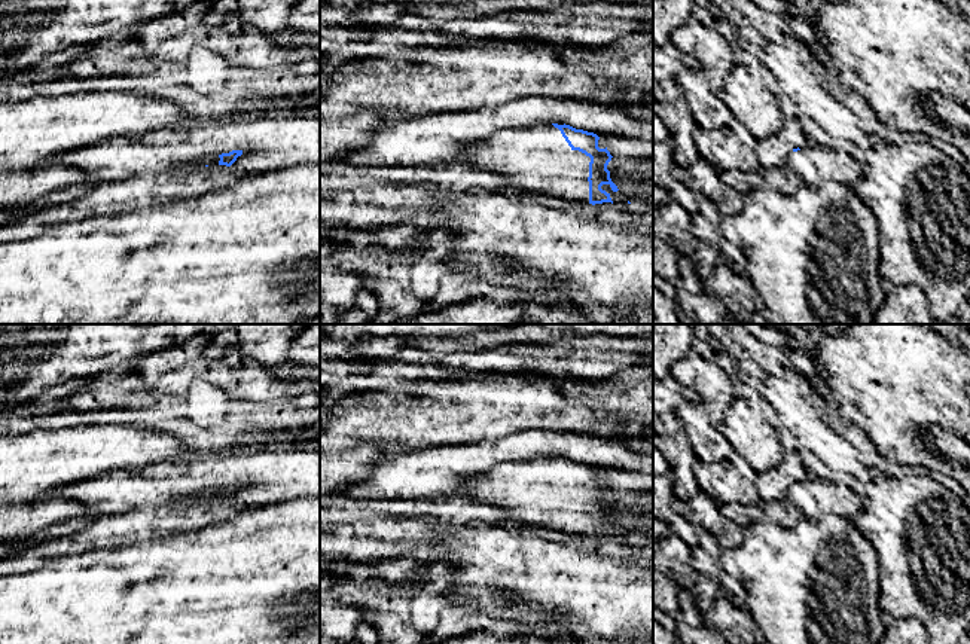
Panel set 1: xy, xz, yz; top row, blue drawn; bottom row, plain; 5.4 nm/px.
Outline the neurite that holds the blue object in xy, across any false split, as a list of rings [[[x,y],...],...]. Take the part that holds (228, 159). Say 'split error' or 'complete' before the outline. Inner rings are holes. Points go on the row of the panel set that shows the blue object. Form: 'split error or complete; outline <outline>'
split error; outline [[[232,150],[229,153],[222,153],[219,156],[208,158],[205,161],[204,167],[205,165],[210,167],[210,165],[216,165],[216,164],[231,167],[237,161],[237,158],[241,155],[242,155],[242,150]]]

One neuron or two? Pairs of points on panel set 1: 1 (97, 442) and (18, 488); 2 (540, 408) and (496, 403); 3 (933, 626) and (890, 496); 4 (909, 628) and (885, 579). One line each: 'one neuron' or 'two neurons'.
1: one neuron
2: one neuron
3: one neuron
4: two neurons

